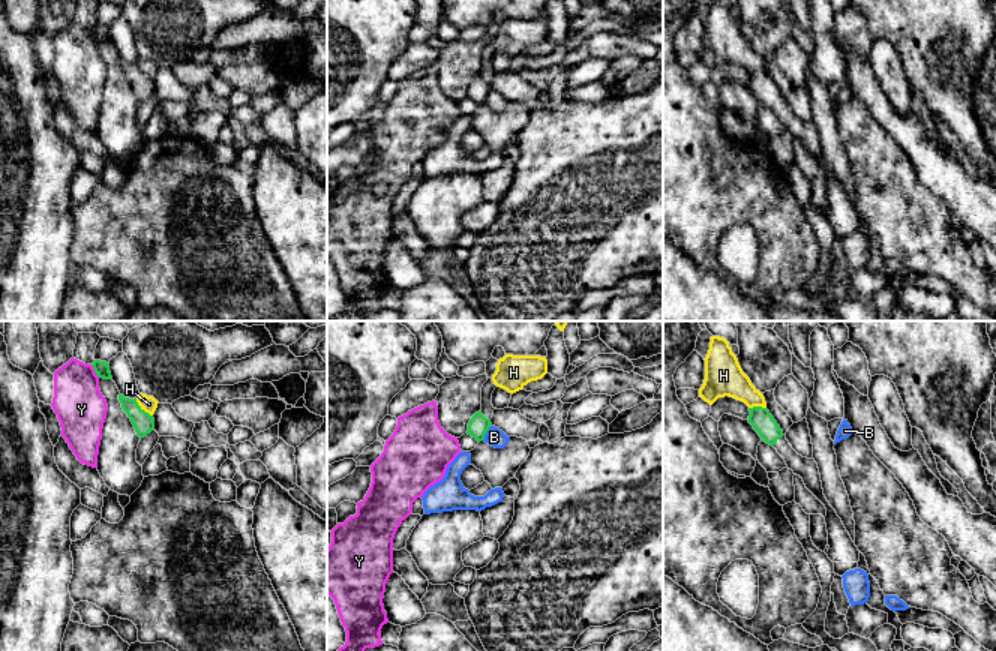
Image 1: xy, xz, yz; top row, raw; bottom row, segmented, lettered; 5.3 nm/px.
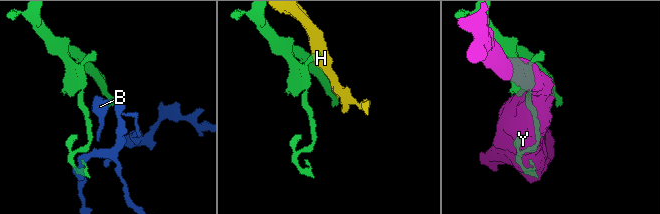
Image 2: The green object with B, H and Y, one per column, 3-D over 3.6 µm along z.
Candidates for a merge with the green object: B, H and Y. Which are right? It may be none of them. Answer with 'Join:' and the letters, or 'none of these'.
Join: none of these

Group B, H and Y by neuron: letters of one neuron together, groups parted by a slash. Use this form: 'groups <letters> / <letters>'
groups B H / Y

